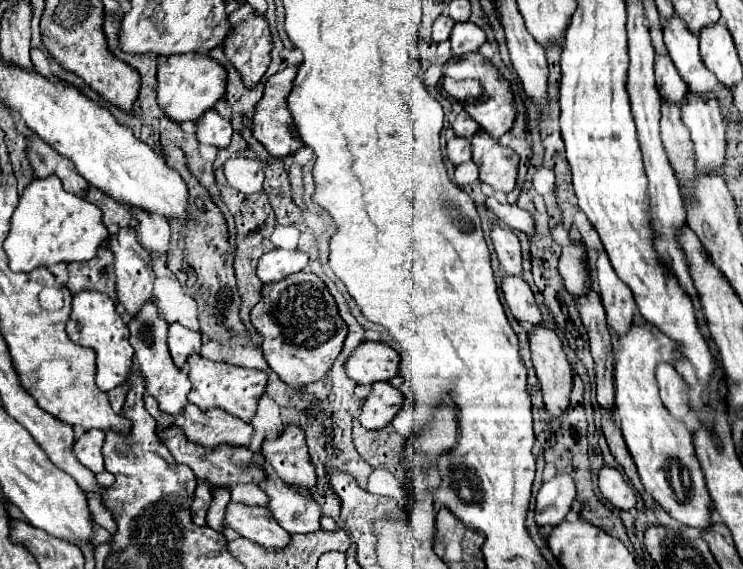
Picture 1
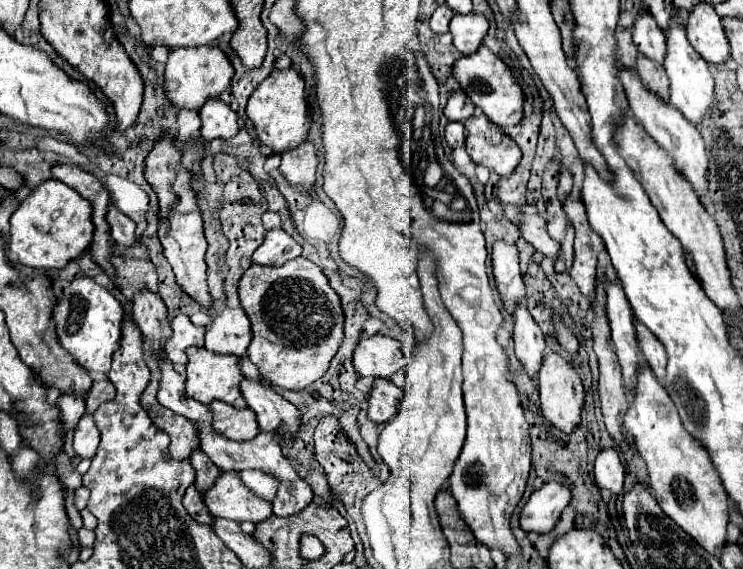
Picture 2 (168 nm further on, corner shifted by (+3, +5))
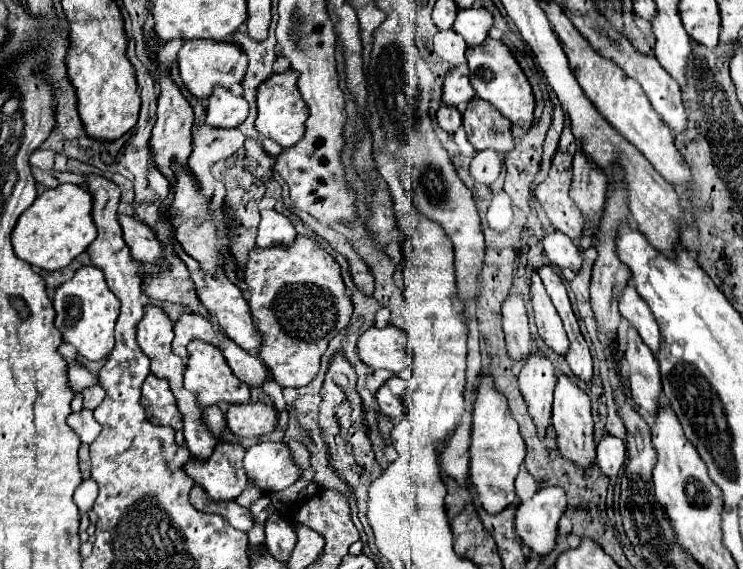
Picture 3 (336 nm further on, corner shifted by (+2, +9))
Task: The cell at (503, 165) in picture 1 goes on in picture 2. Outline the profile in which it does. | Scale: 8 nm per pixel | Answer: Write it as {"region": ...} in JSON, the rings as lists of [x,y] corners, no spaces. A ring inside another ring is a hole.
{"region":[[[485,114],[471,116],[465,122],[467,152],[475,164],[487,166],[497,176],[507,176],[521,160],[519,146],[503,134]]]}

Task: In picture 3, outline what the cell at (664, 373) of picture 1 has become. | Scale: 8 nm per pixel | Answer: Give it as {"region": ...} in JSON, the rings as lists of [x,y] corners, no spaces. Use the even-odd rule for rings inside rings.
{"region":[[[626,286],[626,290],[620,294],[620,314],[638,330],[646,346],[650,346],[652,352],[658,352],[660,348],[660,332],[658,324],[648,310],[646,302],[636,294],[634,286]]]}

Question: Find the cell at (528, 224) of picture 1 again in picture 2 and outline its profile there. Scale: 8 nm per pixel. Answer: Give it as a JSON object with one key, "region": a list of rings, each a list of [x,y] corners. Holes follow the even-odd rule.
{"region":[[[519,210],[519,230],[523,234],[523,238],[533,244],[539,252],[543,252],[545,256],[557,256],[561,246],[559,242],[551,240],[547,230],[545,230],[545,220],[539,214],[531,214],[531,212],[523,212]]]}

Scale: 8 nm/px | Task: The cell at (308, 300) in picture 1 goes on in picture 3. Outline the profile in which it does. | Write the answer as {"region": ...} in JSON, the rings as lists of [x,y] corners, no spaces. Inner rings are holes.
{"region":[[[298,234],[296,242],[292,242],[292,246],[288,248],[254,246],[246,262],[244,282],[248,284],[248,292],[250,292],[248,304],[250,304],[252,316],[256,320],[258,330],[264,334],[264,346],[260,348],[258,358],[268,366],[272,378],[278,382],[280,388],[306,386],[308,382],[316,378],[320,368],[320,358],[326,352],[330,338],[334,338],[350,322],[352,302],[350,302],[350,296],[346,294],[346,286],[342,282],[338,262],[318,242]]]}

